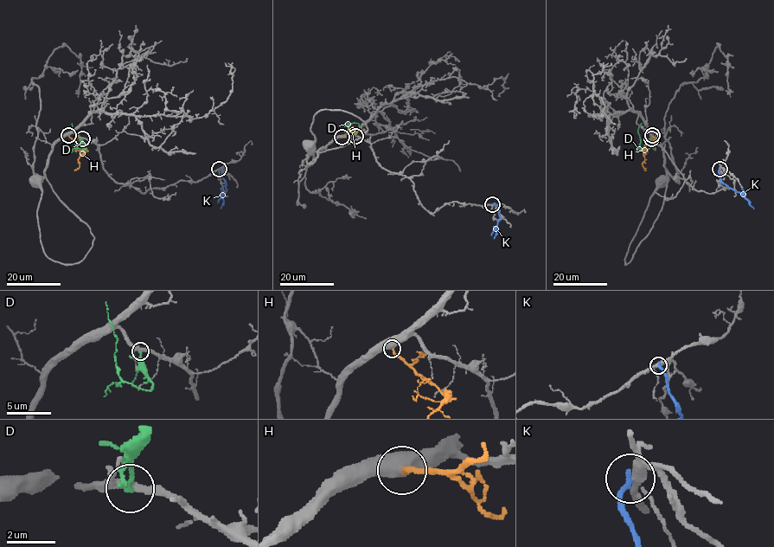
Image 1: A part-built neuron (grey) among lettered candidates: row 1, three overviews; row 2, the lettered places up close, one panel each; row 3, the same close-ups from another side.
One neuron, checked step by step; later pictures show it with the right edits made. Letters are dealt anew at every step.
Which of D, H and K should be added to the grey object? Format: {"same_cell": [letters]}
{"same_cell": []}

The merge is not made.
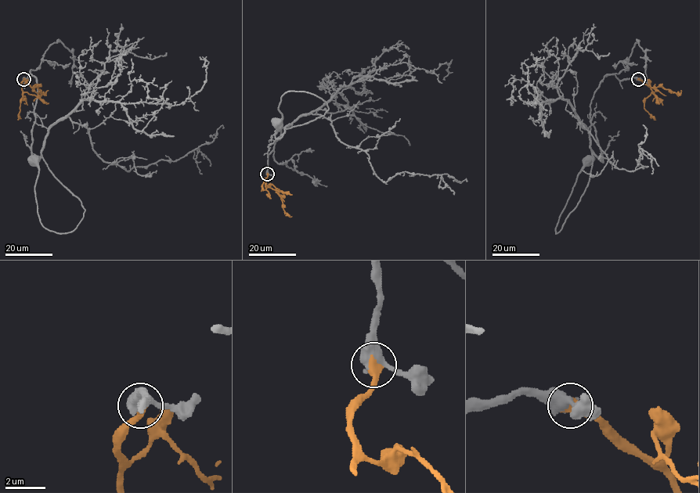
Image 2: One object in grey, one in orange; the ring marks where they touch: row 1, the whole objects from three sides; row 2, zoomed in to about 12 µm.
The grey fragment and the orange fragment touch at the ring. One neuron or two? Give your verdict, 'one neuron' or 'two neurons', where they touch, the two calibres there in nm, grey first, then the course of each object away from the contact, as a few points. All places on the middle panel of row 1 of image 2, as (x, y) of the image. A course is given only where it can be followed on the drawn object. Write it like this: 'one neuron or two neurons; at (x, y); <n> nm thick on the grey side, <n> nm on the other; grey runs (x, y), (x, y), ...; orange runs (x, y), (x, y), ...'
one neuron; at (267, 174); 550 nm thick on the grey side, 550 nm on the other; grey runs (267, 174), (277, 126), (276, 138), (322, 116), (327, 104), (287, 91), (277, 122); orange runs (267, 174), (266, 184), (276, 188), (283, 210), (291, 216)

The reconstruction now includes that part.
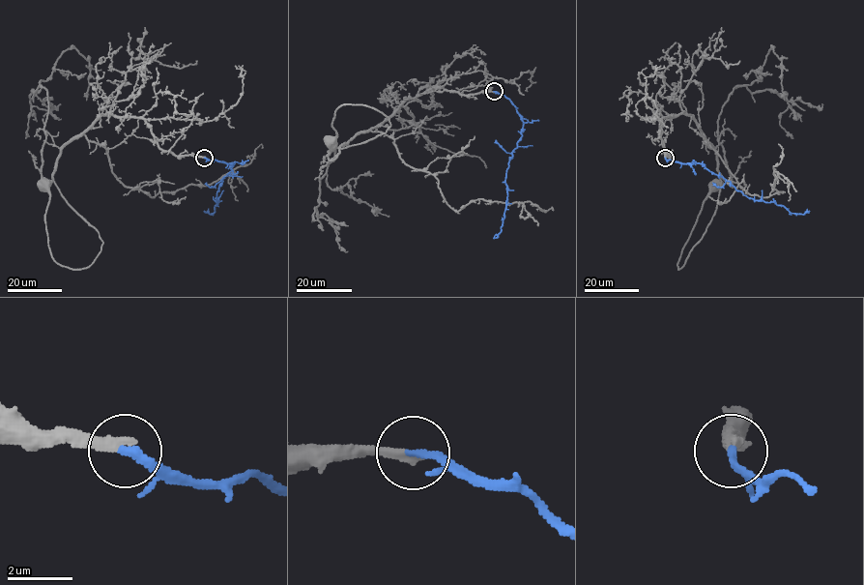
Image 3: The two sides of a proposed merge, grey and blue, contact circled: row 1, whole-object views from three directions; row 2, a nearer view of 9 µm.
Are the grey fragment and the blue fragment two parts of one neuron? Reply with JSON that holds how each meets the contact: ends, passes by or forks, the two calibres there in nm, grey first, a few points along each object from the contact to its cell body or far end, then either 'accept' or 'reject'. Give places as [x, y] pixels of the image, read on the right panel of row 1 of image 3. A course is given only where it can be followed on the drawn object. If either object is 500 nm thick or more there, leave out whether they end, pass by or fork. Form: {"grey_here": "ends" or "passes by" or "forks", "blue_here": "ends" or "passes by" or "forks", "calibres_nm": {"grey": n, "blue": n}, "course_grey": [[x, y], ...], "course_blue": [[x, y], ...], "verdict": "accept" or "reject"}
{"grey_here": "ends", "blue_here": "ends", "calibres_nm": {"grey": 320, "blue": 240}, "course_grey": [[665, 157], [661, 119], [686, 113], [713, 148], [720, 175], [715, 213], [678, 269], [684, 245], [713, 185]], "course_blue": [[665, 158], [681, 163], [701, 163], [748, 197], [773, 201], [792, 213], [809, 211]], "verdict": "accept"}

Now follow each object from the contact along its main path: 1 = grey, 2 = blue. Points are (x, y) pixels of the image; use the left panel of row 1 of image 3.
1: (204, 157), (163, 151), (138, 117), (73, 137), (55, 186), (102, 242), (81, 269), (51, 255), (43, 185)
2: (204, 158), (233, 163), (232, 170), (222, 179), (215, 212), (204, 211)

